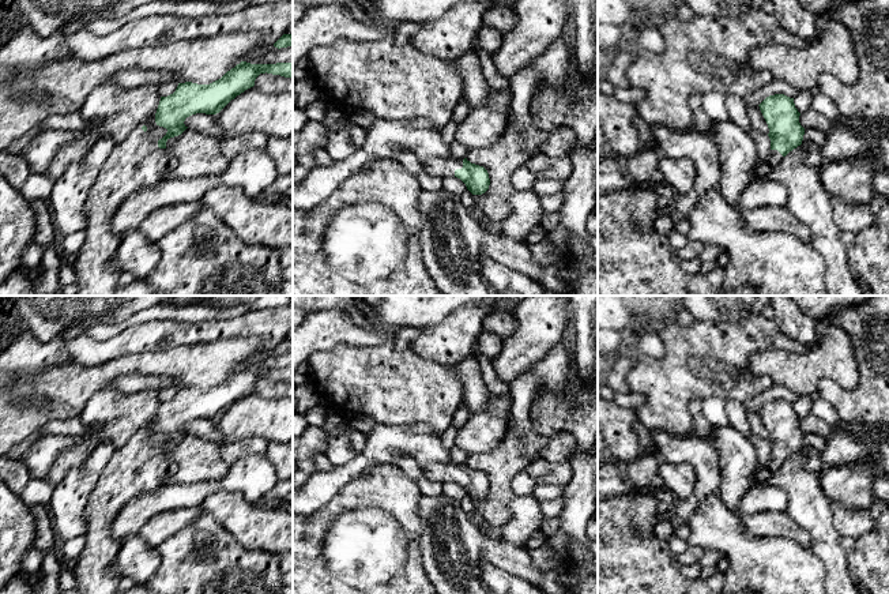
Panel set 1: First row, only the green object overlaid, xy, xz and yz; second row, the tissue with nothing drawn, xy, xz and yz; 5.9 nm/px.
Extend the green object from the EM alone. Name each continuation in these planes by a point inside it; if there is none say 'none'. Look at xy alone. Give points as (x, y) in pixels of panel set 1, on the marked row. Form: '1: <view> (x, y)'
1: xy (138, 162)

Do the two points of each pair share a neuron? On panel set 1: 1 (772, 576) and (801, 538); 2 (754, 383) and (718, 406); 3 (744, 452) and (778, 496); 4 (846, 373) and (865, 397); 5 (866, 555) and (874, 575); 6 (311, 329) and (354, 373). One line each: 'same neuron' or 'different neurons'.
1: different neurons
2: different neurons
3: different neurons
4: different neurons
5: same neuron
6: different neurons

